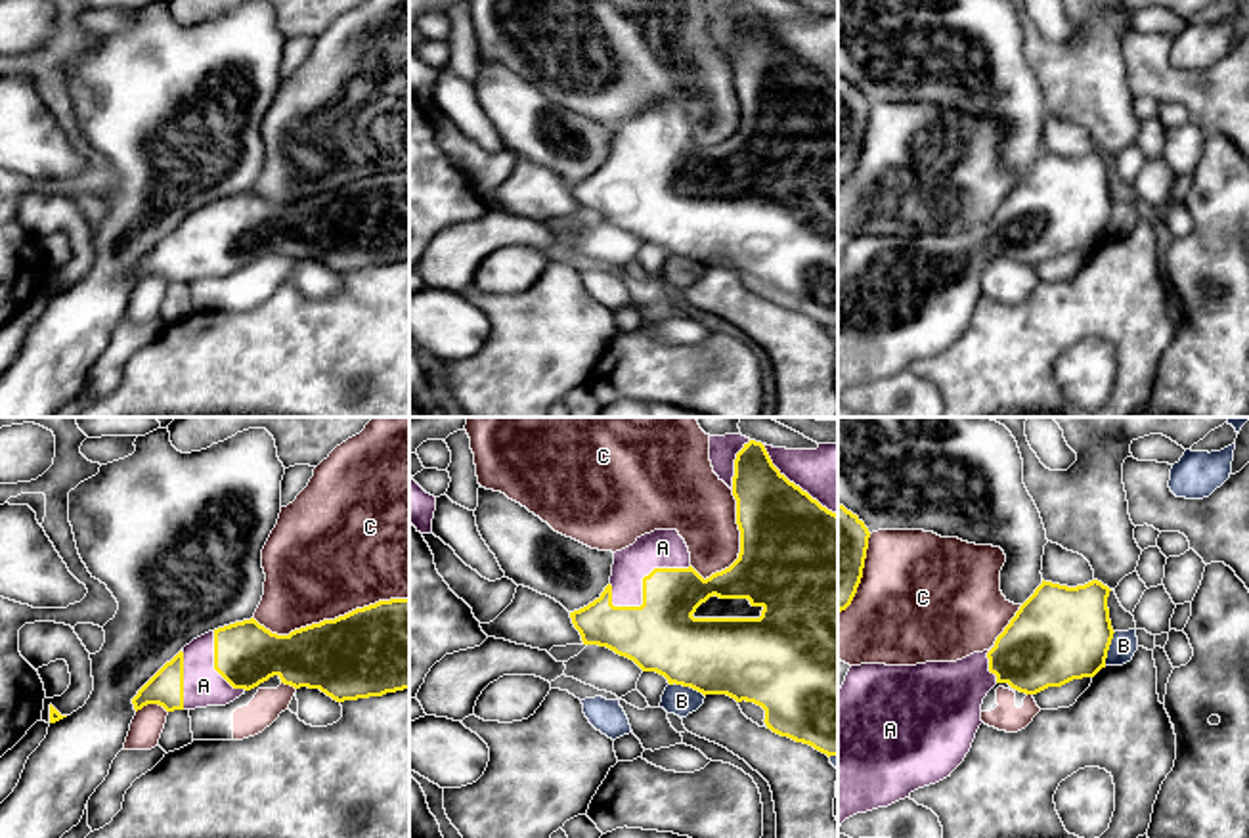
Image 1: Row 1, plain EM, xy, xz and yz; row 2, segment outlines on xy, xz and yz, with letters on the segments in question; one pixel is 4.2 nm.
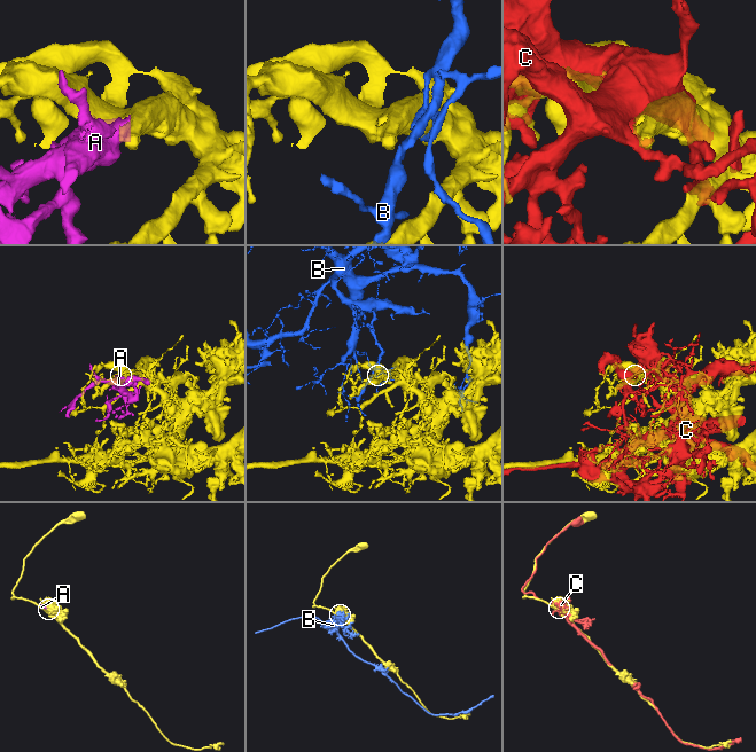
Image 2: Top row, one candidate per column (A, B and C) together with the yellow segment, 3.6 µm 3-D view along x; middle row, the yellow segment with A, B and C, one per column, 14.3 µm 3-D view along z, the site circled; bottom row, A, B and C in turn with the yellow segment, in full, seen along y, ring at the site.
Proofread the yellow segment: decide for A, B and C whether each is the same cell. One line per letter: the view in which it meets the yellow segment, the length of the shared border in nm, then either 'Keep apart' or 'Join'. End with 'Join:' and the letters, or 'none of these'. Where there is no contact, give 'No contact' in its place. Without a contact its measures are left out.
A: Touches yellow in xz. Shared border 380 nm. Join
B: Touches yellow in xz. Shared border 160 nm. Keep apart
C: Touches yellow in xy. Shared border 650 nm. Keep apart
Join: A

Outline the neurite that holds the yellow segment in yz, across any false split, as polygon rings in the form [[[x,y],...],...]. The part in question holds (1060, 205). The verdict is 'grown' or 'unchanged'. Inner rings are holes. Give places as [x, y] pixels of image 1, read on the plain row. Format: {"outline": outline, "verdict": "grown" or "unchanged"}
{"outline": [[[1098,151],[1067,159],[1044,153],[1019,178],[989,222],[956,233],[851,237],[838,262],[838,402],[857,385],[887,379],[935,356],[964,333],[981,293],[981,276],[997,254],[1037,266],[1106,239],[1113,210],[1107,168]]], "verdict": "grown"}

